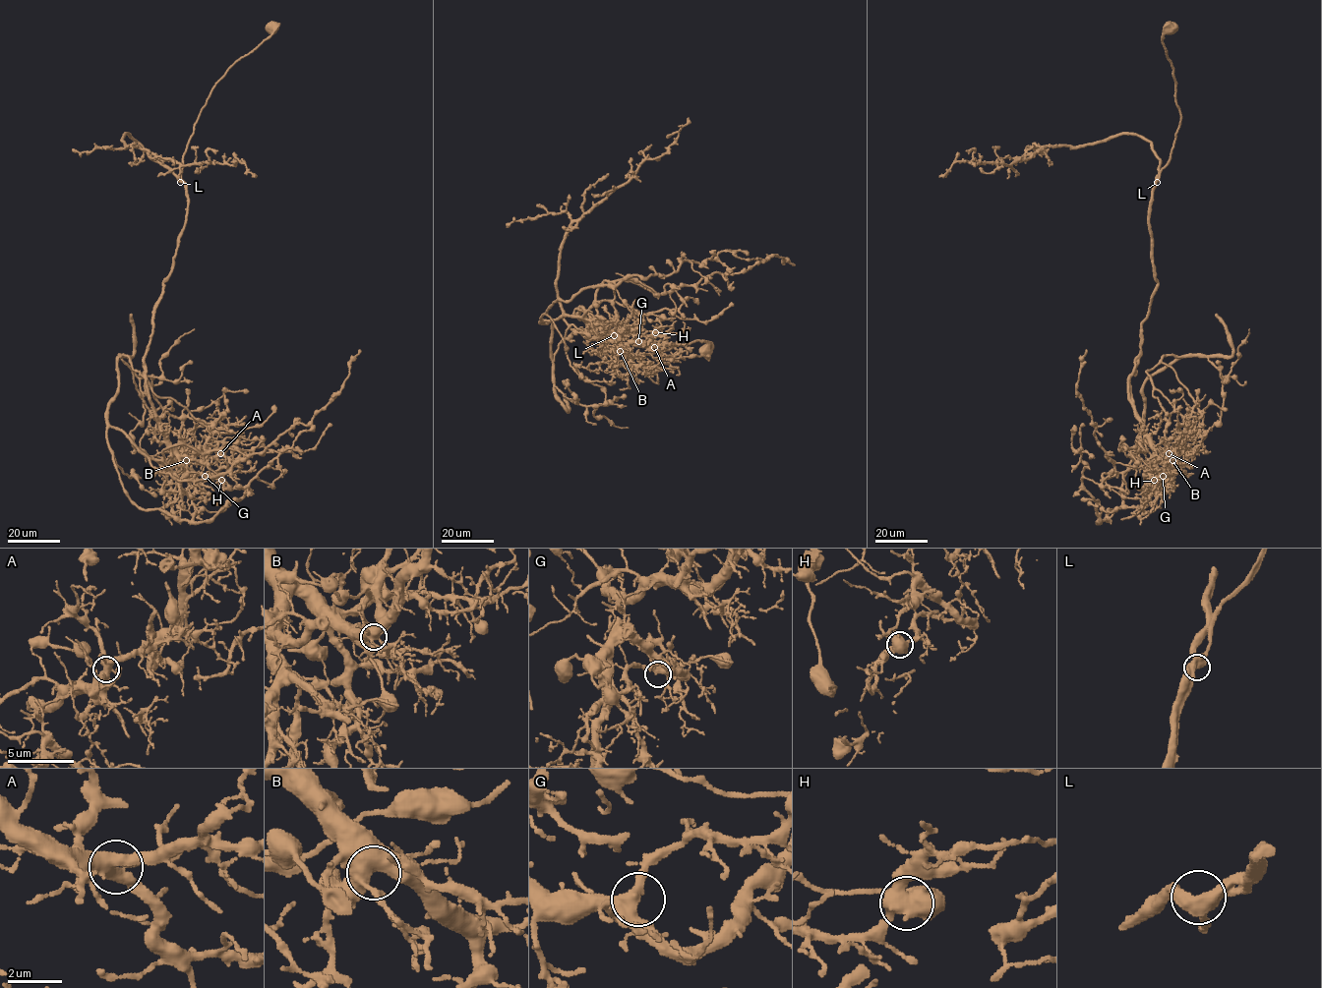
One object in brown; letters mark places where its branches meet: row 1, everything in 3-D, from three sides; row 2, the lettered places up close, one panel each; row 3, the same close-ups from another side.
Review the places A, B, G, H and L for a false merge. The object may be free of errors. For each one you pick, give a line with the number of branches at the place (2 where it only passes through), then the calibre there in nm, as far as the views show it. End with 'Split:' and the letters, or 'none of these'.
H: 4 branches meet; 650 nm thick
Split: H

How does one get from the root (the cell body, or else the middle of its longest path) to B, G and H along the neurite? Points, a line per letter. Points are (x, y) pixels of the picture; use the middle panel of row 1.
B: (706, 349), (694, 340), (630, 359), (617, 348), (619, 327), (597, 335), (578, 308), (620, 351)
G: (706, 349), (694, 340), (630, 359), (617, 348), (619, 327), (597, 335), (578, 308), (607, 331), (638, 341)
H: (706, 349), (694, 340), (630, 359), (617, 348), (619, 327), (597, 335), (578, 308), (630, 341), (655, 331)

